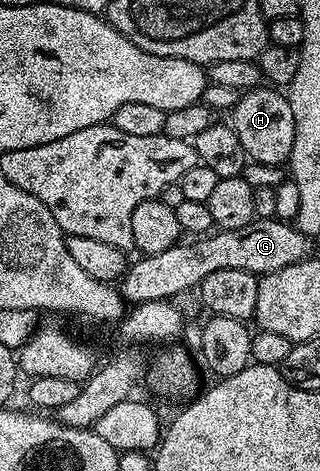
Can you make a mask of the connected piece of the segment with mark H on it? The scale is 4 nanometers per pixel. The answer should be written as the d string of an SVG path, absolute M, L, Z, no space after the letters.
M261 86L243 93L239 102L232 107L230 123L234 134L238 134L238 142L242 142L242 150L249 161L281 166L289 163L296 127L294 110L290 110L290 102L283 91L272 86Z

